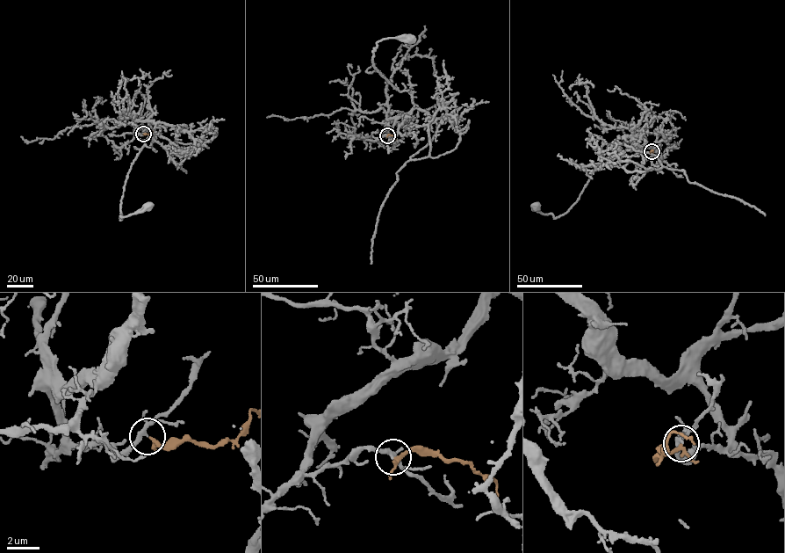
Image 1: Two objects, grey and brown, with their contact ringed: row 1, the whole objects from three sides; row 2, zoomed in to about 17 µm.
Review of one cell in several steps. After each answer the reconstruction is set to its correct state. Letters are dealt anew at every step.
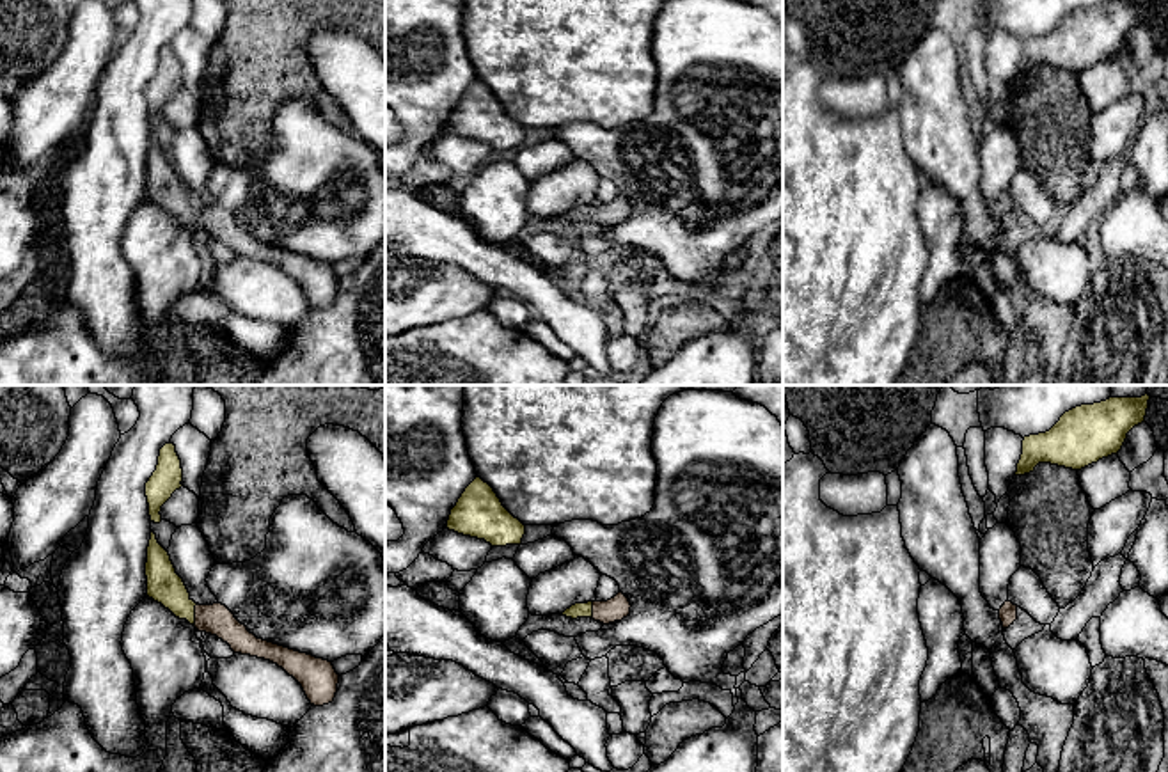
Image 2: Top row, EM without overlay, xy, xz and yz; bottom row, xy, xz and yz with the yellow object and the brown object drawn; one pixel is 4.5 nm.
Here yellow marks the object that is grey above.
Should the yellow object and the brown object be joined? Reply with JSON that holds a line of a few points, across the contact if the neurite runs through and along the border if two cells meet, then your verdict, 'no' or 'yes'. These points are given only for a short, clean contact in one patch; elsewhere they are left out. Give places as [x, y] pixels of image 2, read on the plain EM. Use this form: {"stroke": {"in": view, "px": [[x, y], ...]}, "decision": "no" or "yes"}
{"decision": "yes"}

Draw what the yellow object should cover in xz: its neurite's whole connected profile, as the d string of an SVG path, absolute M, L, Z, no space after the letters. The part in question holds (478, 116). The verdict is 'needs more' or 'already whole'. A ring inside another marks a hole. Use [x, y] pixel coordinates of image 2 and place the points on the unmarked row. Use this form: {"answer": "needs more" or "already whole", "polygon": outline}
{"answer": "already whole", "polygon": "M481 80L465 91L446 130L485 142L492 149L520 147L525 137L525 128L502 108L493 91Z"}

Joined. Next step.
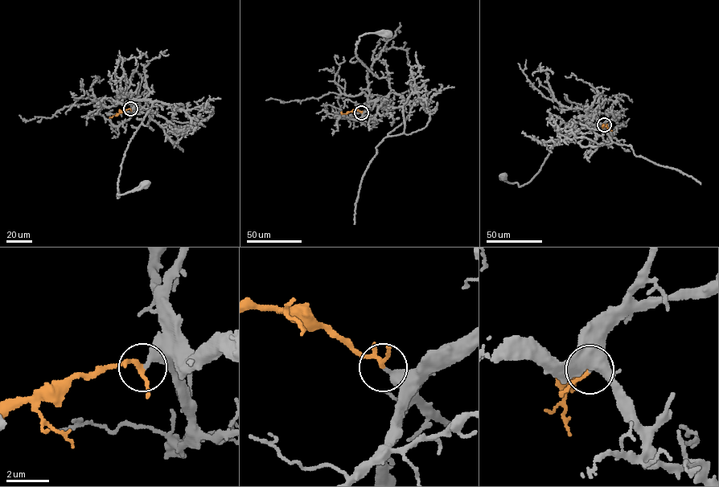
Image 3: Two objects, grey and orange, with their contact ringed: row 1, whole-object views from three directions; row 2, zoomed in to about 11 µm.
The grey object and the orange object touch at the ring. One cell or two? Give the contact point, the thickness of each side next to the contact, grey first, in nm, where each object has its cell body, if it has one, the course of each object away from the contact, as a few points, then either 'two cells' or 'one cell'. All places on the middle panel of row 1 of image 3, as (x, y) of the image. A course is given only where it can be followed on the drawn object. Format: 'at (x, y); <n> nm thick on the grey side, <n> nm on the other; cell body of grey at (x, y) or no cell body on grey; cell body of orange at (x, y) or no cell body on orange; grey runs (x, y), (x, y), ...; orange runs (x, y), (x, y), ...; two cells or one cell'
at (361, 112); 320 nm thick on the grey side, 140 nm on the other; cell body of grey at (387, 34); no cell body on orange; grey runs (361, 112), (386, 96), (390, 88), (388, 78), (378, 78), (356, 58), (356, 45), (365, 34), (387, 34); orange runs (361, 112), (355, 109), (346, 114), (342, 112); one cell

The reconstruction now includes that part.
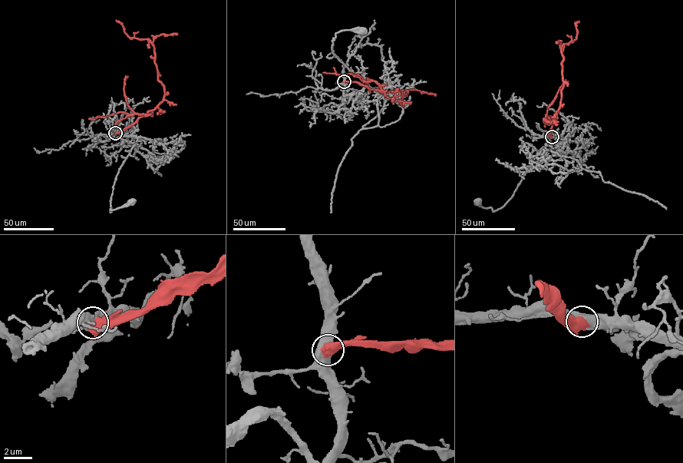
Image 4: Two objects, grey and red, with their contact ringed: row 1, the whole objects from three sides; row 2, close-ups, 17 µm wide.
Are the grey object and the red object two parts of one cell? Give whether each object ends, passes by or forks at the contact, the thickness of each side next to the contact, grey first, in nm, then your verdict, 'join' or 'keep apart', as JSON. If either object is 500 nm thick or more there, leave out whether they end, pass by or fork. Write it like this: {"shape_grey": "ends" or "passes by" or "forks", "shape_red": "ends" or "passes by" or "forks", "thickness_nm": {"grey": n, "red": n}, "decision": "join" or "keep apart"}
{"thickness_nm": {"grey": 650, "red": 700}, "decision": "keep apart"}

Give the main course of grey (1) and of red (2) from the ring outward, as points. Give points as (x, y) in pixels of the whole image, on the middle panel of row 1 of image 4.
1: (344, 82), (344, 95), (365, 86), (363, 73), (354, 73), (333, 54), (332, 41), (341, 31), (362, 31)
2: (344, 82), (354, 81), (378, 90), (400, 102), (407, 92), (405, 90), (381, 93), (379, 87), (374, 89)

